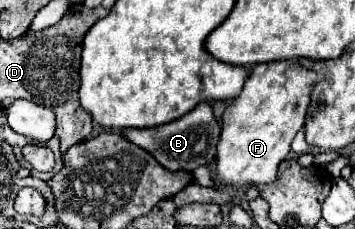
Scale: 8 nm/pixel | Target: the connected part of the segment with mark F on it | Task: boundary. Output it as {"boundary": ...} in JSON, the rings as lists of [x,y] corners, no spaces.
{"boundary":[[[296,60],[264,62],[252,68],[240,98],[230,102],[222,116],[222,132],[216,146],[216,180],[222,186],[240,190],[278,180],[278,166],[290,154],[290,144],[304,126],[310,88],[318,80],[318,74],[300,68]]]}

